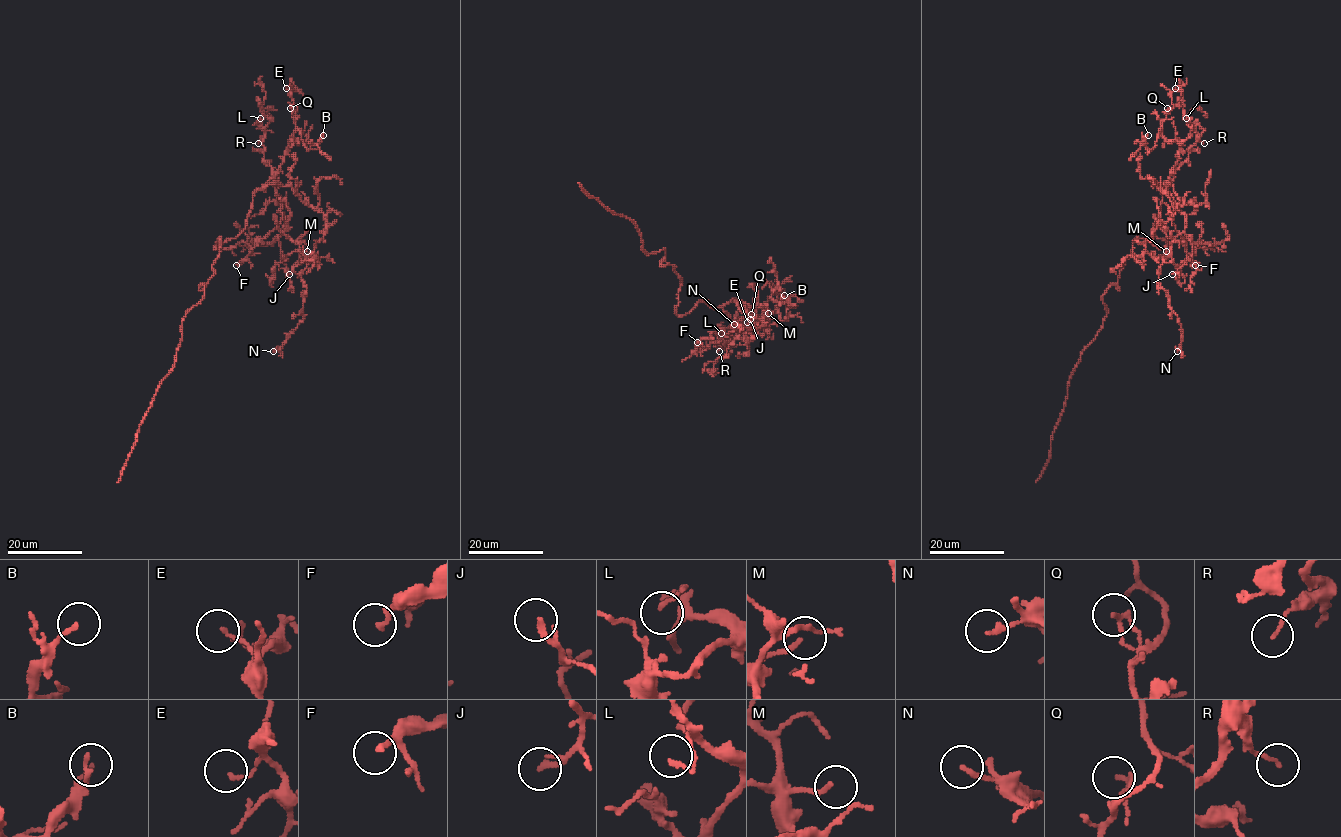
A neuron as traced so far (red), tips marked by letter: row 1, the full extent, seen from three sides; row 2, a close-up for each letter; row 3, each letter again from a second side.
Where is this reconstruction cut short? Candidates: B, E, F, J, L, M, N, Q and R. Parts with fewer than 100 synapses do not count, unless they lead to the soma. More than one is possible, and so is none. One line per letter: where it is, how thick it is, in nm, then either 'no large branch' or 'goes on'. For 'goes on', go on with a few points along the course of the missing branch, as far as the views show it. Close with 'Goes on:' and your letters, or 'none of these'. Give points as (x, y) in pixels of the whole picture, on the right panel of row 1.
B: place (1148, 135); calibre 140 nm; no large branch
E: place (1175, 88); calibre 130 nm; no large branch
F: place (1195, 265); calibre 180 nm; no large branch
J: place (1172, 274); calibre 130 nm; no large branch
L: place (1186, 118); calibre 130 nm; no large branch
M: place (1166, 251); calibre 170 nm; no large branch
N: place (1177, 351); calibre 170 nm; no large branch
Q: place (1167, 108); calibre 110 nm; no large branch
R: place (1204, 143); calibre 120 nm; no large branch
Goes on: none of these

